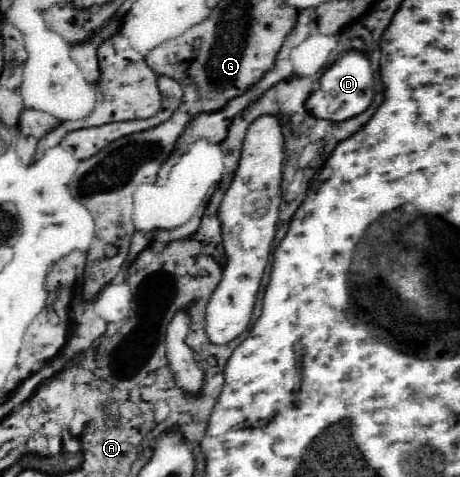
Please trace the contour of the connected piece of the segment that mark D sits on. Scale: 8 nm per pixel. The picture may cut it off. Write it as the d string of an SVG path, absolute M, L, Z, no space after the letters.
M346 52L342 58L338 58L320 78L320 90L312 92L312 96L306 102L306 108L316 118L326 118L334 122L348 120L352 116L358 116L364 112L372 98L374 98L374 72L368 58L362 52Z

